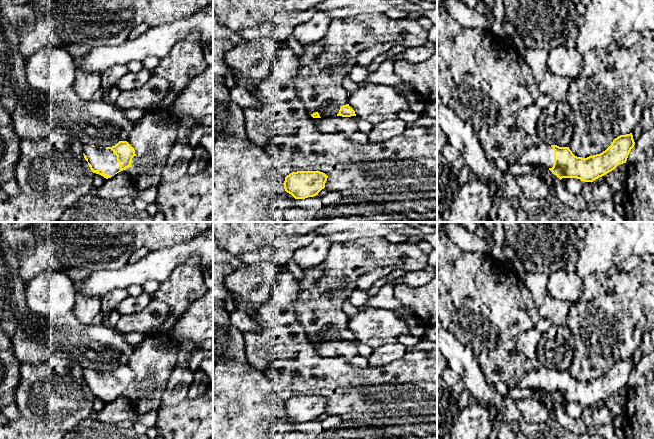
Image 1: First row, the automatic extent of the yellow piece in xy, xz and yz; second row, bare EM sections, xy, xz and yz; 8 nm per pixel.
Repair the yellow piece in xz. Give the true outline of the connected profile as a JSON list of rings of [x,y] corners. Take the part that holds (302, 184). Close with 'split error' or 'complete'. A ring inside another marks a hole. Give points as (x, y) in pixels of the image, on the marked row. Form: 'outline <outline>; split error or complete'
outline [[[297,171],[285,177],[284,189],[295,199],[314,197],[325,188],[328,176],[320,171]]]; complete

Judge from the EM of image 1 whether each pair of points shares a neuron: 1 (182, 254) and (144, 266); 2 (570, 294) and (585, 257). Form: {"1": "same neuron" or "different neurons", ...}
{"1": "same neuron", "2": "different neurons"}

